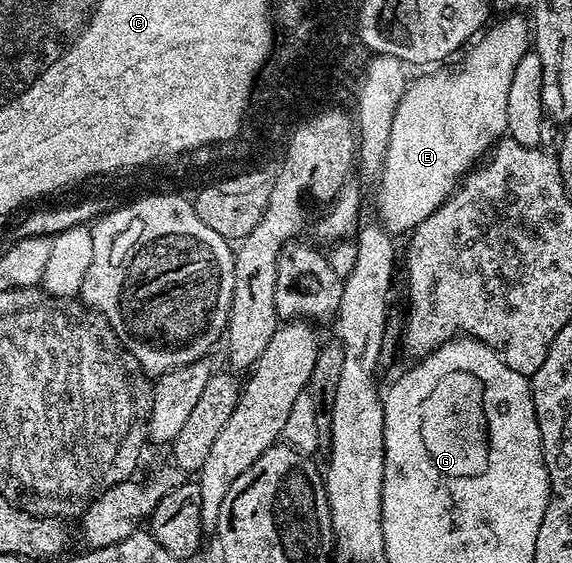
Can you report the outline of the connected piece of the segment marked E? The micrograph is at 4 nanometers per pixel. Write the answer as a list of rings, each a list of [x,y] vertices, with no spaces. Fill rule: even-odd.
[[[508,16],[501,24],[493,23],[463,53],[465,56],[460,68],[454,69],[452,73],[428,70],[425,71],[428,72],[425,76],[418,77],[416,81],[413,79],[407,85],[393,114],[389,148],[386,150],[384,168],[378,175],[380,181],[378,220],[388,232],[408,234],[423,220],[430,218],[430,214],[434,214],[434,210],[438,210],[438,206],[446,202],[446,198],[454,191],[456,185],[487,157],[492,151],[492,145],[507,133],[506,98],[510,94],[510,81],[514,79],[514,70],[518,67],[518,62],[522,62],[522,58],[530,50],[530,24],[527,19],[525,20],[520,16]]]

